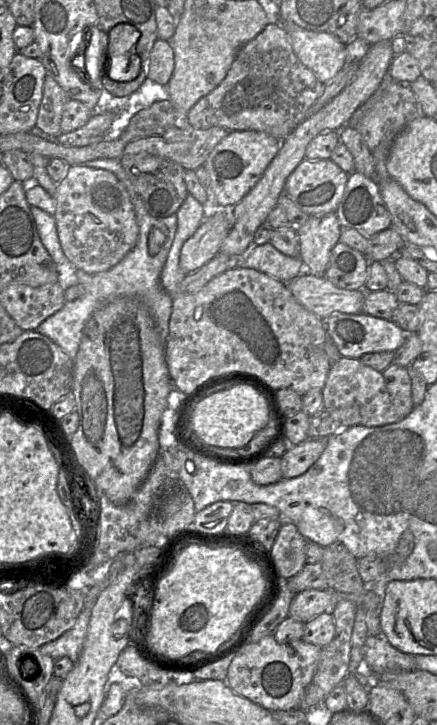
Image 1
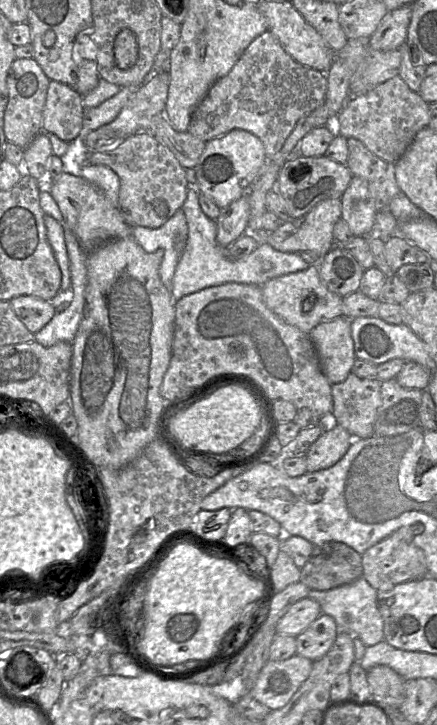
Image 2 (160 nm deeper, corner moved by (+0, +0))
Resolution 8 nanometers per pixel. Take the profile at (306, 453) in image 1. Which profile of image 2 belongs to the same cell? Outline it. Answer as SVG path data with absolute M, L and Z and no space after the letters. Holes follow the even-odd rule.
M321 419L323 434L305 454L307 472L315 472L333 466L349 449L353 442L351 434L331 419Z

